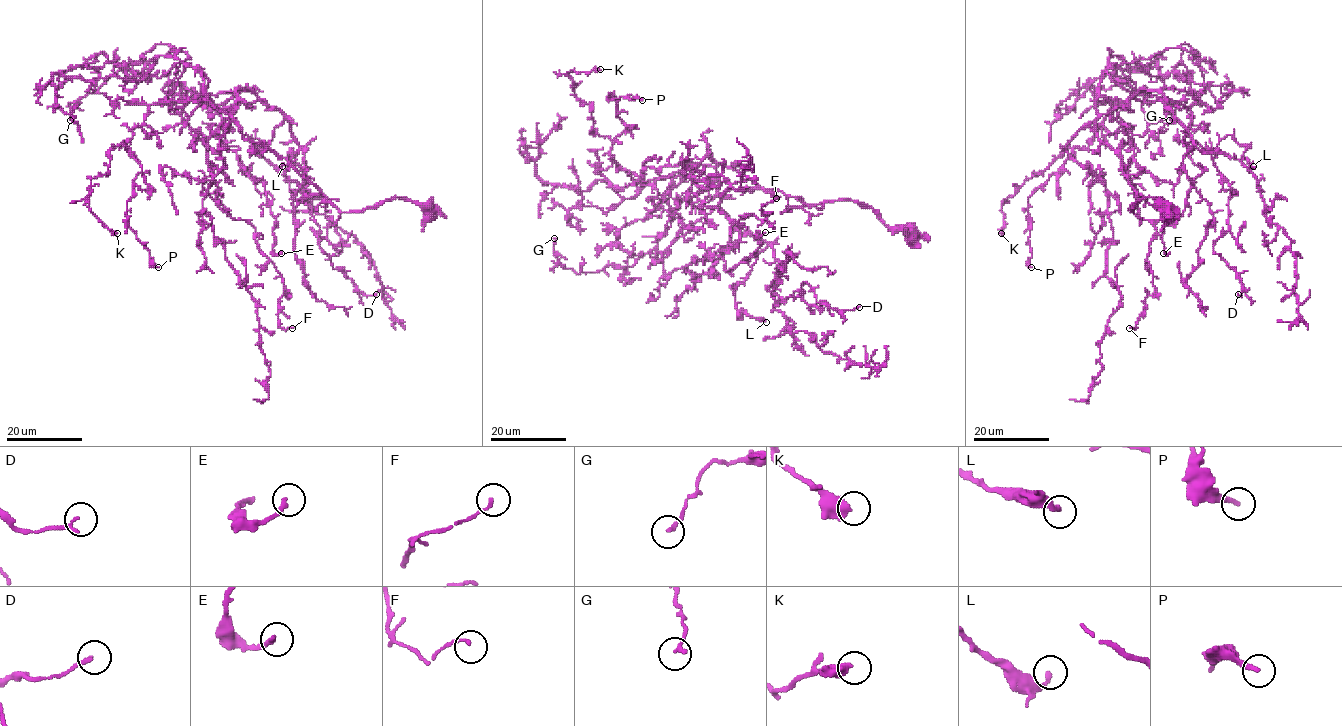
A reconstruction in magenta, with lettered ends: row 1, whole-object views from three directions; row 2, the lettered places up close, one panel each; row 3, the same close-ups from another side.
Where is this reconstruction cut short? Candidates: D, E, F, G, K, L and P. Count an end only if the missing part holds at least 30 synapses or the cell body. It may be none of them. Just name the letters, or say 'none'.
none

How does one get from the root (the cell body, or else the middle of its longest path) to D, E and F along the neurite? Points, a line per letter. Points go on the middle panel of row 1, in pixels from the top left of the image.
D: (913, 238), (859, 202), (715, 168), (719, 208), (783, 266), (768, 291), (805, 281), (859, 307)
E: (913, 238), (859, 202), (804, 205), (719, 164), (719, 208), (742, 236), (702, 259), (733, 269), (765, 232)
F: (913, 238), (859, 202), (804, 205), (725, 164), (690, 202), (769, 224), (761, 208), (776, 198)

